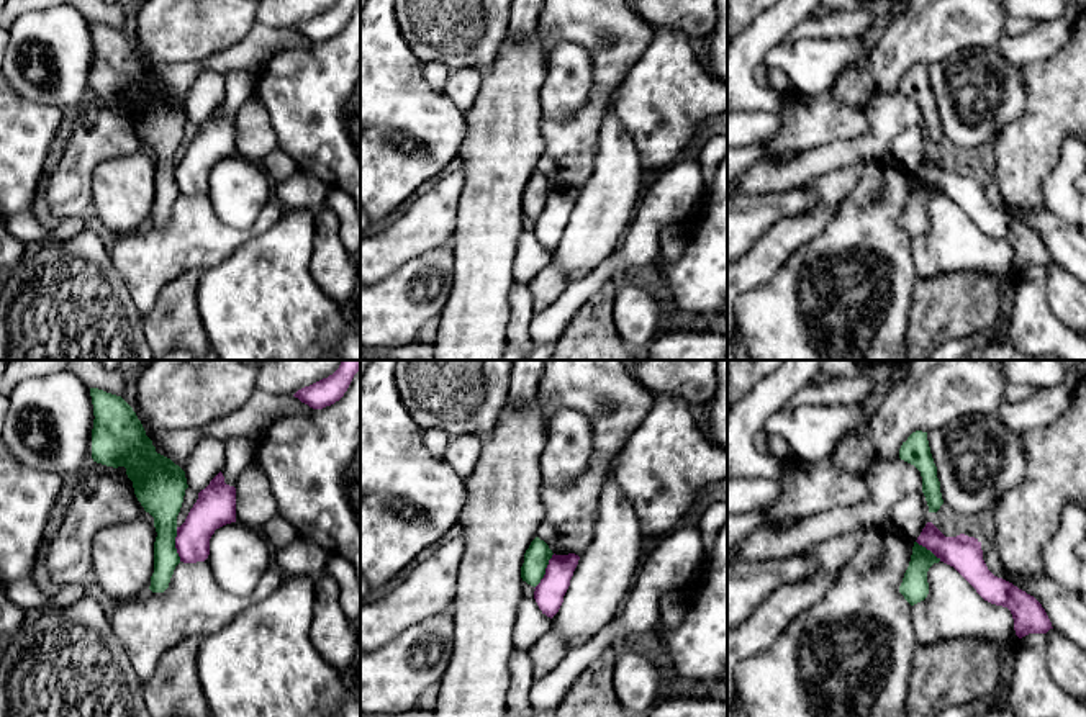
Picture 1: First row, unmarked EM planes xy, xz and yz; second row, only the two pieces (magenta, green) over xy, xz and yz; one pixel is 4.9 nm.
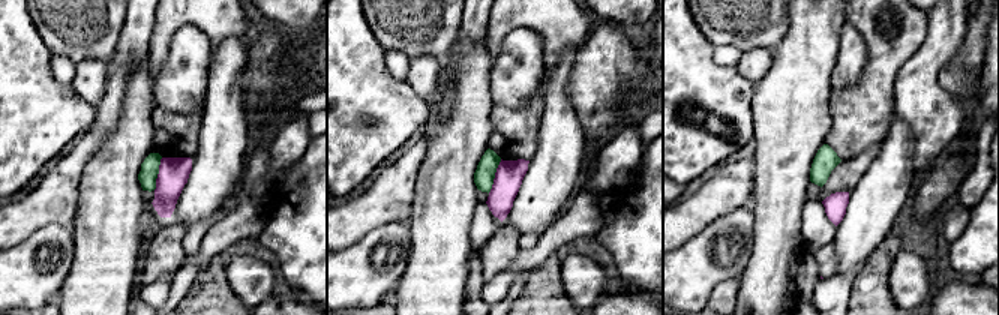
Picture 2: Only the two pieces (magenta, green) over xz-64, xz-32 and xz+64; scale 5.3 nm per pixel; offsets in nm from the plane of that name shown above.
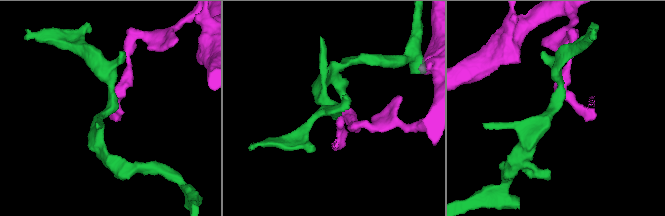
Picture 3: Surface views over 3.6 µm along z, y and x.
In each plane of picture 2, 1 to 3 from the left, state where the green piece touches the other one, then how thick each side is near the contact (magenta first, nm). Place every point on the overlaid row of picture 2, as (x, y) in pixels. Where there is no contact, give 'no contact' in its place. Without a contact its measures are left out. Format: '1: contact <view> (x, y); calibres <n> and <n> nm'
1: contact xz-64 (158, 174); calibres 160 and 100 nm
2: contact xz-32 (495, 176); calibres 150 and 110 nm
3: no contact

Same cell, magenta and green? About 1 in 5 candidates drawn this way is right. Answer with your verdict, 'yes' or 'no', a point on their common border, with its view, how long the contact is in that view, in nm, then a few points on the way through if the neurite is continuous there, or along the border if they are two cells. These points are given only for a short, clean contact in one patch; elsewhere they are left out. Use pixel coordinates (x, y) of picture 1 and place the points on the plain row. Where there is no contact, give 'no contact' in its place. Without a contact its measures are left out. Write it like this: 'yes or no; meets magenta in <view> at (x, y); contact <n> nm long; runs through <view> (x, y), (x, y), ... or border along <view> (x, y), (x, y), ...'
no; meets magenta in xz at (546, 205); contact 200 nm long; border along xz (554, 187), (544, 210), (534, 221)

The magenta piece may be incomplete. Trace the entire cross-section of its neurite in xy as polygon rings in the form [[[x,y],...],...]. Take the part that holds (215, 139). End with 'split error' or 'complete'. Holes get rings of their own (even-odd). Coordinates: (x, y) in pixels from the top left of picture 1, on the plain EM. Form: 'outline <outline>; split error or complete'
outline [[[219,105],[198,126],[185,156],[177,160],[175,182],[183,196],[205,195],[210,188],[210,172],[216,162],[236,156],[236,121],[224,116]]]; complete

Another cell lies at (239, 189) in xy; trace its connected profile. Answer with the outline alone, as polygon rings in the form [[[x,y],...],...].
[[[236,154],[215,164],[206,195],[226,226],[247,229],[274,198],[272,188],[259,164]]]

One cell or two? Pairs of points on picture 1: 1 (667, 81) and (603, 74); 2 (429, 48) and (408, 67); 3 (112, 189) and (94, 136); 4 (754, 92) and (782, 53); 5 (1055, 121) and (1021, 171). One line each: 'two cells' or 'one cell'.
1: two cells
2: two cells
3: two cells
4: two cells
5: one cell

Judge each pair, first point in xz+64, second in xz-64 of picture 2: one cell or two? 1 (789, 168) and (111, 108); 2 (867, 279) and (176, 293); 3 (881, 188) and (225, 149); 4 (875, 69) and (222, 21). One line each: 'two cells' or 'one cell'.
1: two cells
2: two cells
3: one cell
4: one cell

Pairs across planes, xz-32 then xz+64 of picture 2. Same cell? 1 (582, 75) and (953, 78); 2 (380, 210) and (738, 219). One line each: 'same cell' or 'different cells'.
1: different cells
2: different cells

